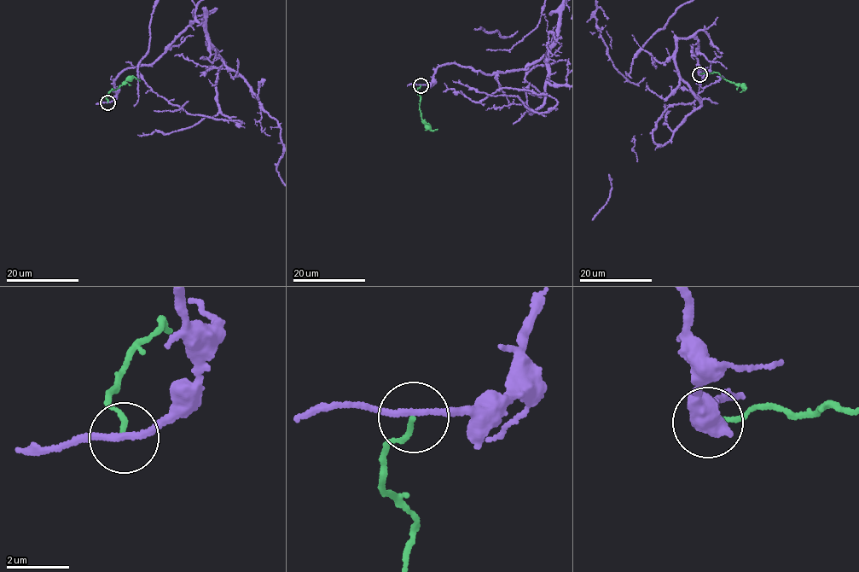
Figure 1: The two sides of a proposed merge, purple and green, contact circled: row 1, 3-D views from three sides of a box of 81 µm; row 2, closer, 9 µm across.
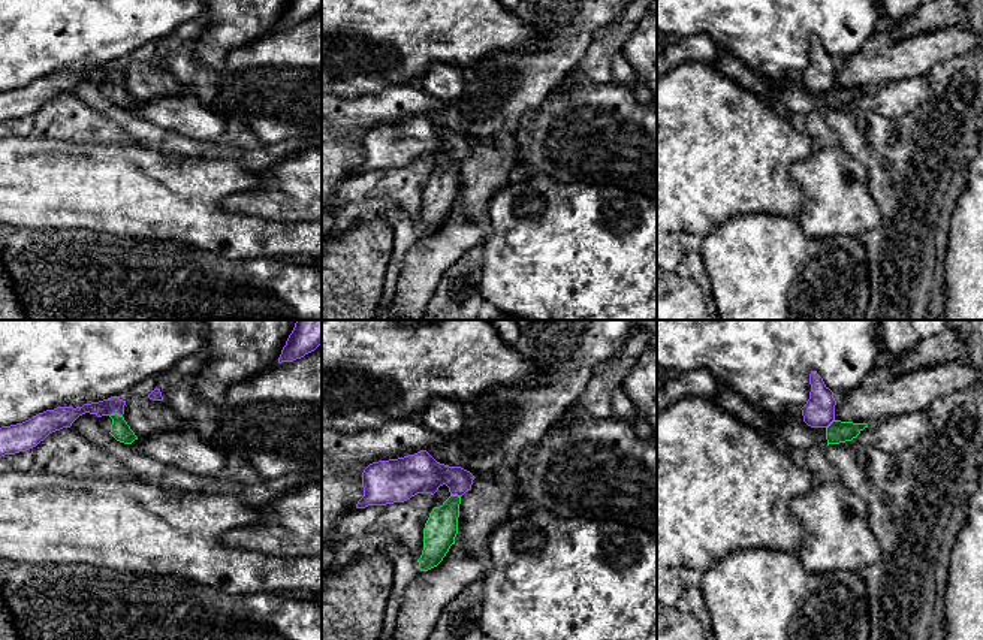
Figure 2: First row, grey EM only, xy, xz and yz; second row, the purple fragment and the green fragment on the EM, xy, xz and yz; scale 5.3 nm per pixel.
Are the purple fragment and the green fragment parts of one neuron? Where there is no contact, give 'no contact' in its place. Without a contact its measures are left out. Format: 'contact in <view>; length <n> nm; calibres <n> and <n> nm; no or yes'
contact in xy; length 70 nm; calibres 90 and 100 nm; no

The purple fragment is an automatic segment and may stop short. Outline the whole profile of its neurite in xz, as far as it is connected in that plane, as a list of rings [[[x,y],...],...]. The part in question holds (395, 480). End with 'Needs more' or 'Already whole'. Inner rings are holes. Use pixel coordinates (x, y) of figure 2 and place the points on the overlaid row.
[[[420,450],[370,464],[362,473],[364,496],[356,508],[404,502],[417,493],[434,495],[443,484],[450,495],[462,496],[471,489],[473,480],[470,471],[440,464],[426,450]]]. Already whole

